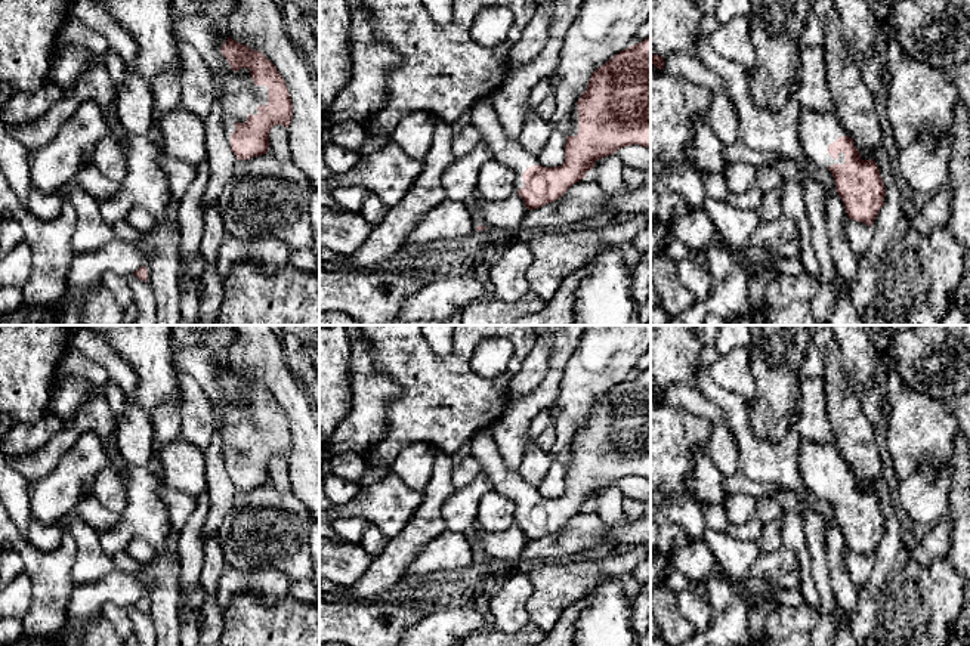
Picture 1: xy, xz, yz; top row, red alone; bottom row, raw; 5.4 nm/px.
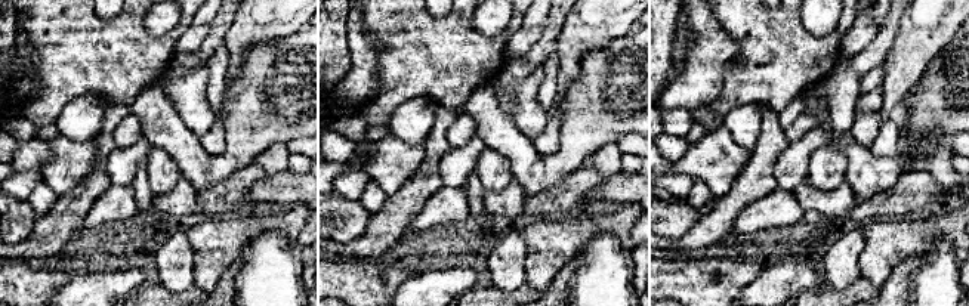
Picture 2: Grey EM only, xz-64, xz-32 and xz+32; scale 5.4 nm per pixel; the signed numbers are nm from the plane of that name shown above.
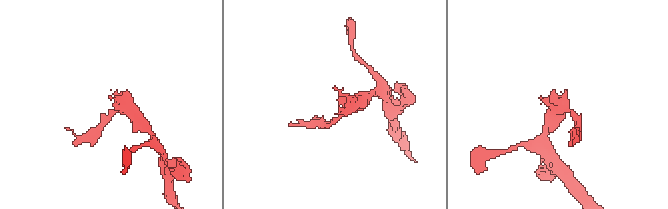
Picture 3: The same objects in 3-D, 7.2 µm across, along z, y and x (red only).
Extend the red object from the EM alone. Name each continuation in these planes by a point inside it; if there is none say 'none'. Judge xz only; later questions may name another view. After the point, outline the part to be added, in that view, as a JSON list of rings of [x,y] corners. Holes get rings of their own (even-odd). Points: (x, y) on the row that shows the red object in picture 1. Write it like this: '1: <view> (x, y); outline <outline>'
1: xz (484, 117); outline [[[485,96],[470,109],[470,124],[481,132],[481,143],[485,145],[492,160],[509,166],[515,173],[515,192],[525,186],[522,174],[531,167],[537,166],[535,155],[528,152],[518,139],[512,139],[497,115],[494,103],[489,96]]]
2: xz (570, 126); outline [[[575,103],[563,121],[563,132],[566,136],[578,135],[578,105]]]

